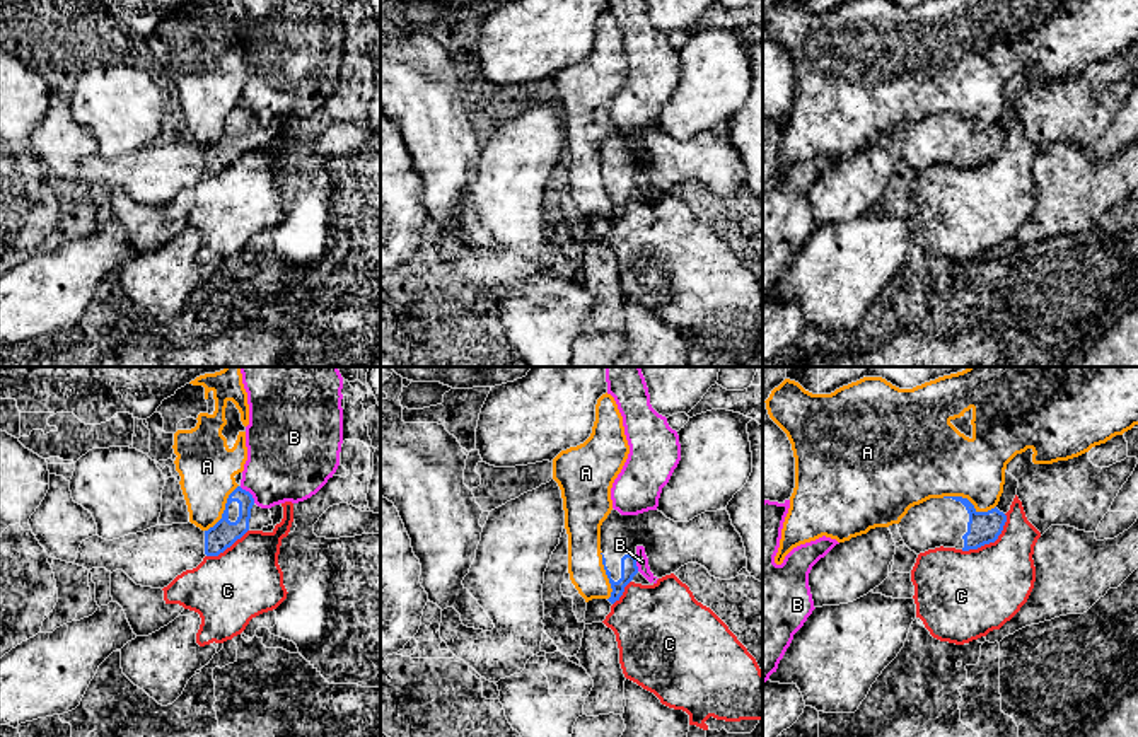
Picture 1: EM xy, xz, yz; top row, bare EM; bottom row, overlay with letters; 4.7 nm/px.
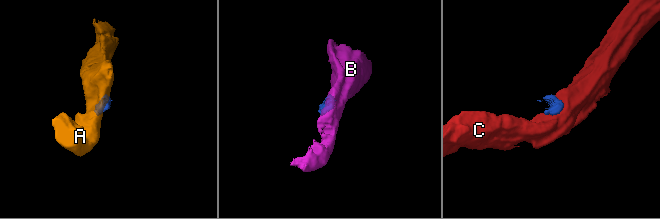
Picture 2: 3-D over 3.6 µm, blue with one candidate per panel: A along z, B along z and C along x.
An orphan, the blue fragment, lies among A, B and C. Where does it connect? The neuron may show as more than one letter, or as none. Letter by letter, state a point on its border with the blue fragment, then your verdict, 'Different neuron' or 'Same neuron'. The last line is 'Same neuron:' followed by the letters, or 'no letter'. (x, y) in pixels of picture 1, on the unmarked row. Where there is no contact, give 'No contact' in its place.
A: Touches blue at yz (969, 120). Different neuron
B: Touches blue at xy (249, 111). Different neuron
C: Touches blue at yz (990, 159). Different neuron
Same neuron: no letter

